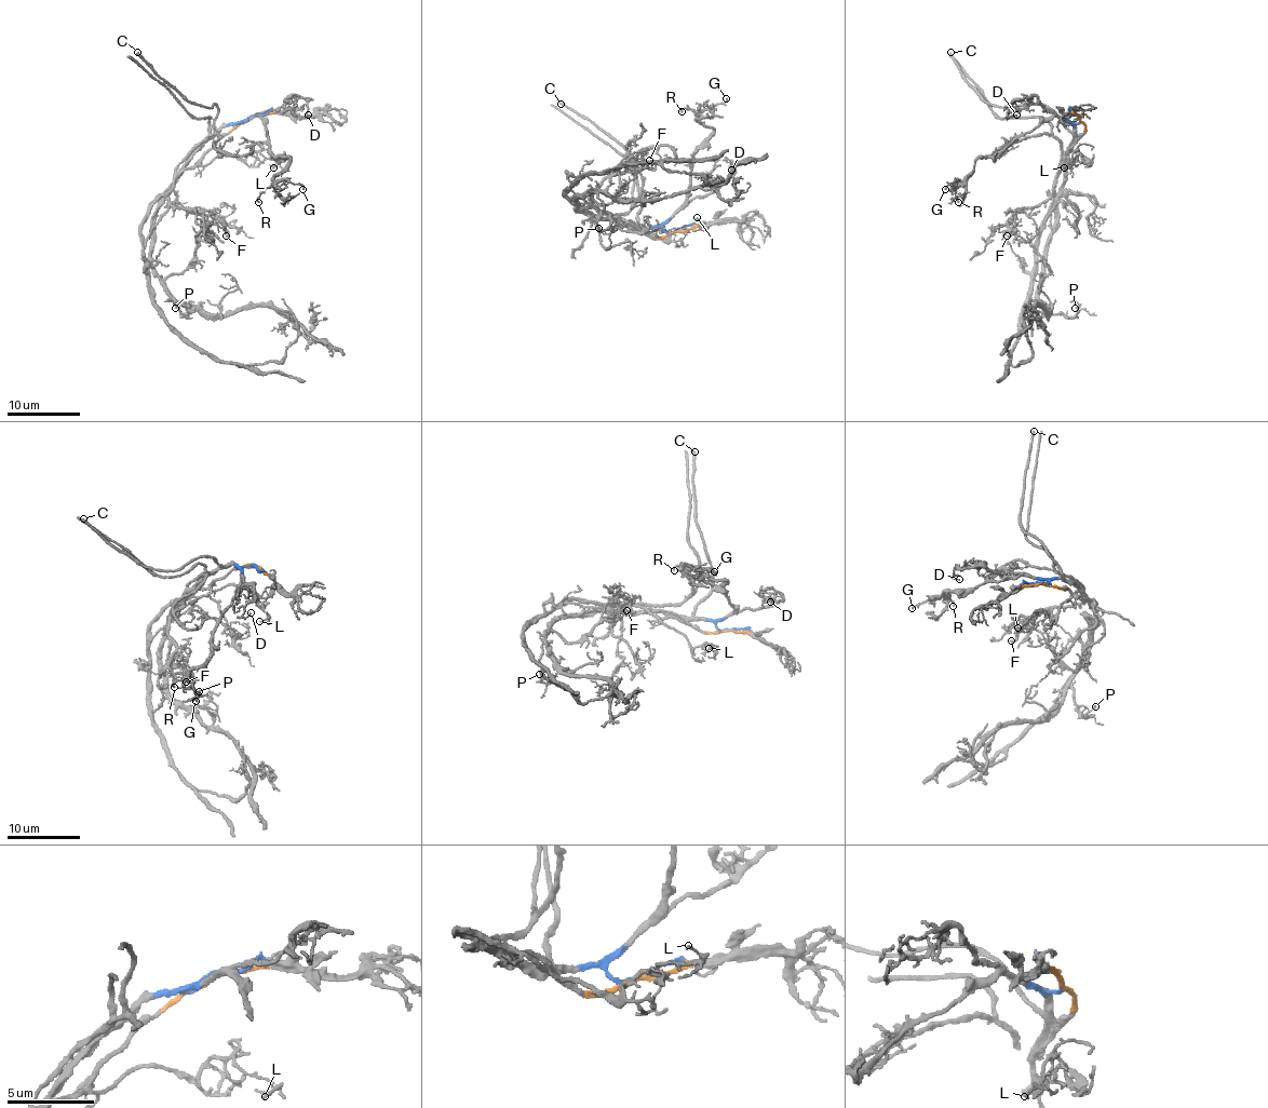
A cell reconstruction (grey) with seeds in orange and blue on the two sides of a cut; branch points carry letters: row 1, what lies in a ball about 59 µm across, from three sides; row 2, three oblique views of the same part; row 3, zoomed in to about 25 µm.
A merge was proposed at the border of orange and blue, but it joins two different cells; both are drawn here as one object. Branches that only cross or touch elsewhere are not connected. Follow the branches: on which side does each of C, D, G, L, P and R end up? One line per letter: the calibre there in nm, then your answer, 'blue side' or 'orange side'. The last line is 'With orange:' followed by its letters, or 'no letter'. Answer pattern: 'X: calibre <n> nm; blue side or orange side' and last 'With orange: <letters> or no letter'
C: calibre 280 nm; blue side
D: calibre 130 nm; blue side
G: calibre 110 nm; blue side
L: calibre 130 nm; orange side
P: calibre 110 nm; blue side
R: calibre 170 nm; blue side
With orange: L

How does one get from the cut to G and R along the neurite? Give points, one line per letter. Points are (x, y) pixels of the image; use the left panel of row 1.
G: (251, 118), (240, 123), (258, 116), (267, 134), (267, 147), (289, 158), (274, 178), (300, 184), (302, 189)
R: (251, 118), (240, 123), (258, 116), (267, 134), (267, 147), (274, 154), (289, 158), (260, 194), (258, 202)

